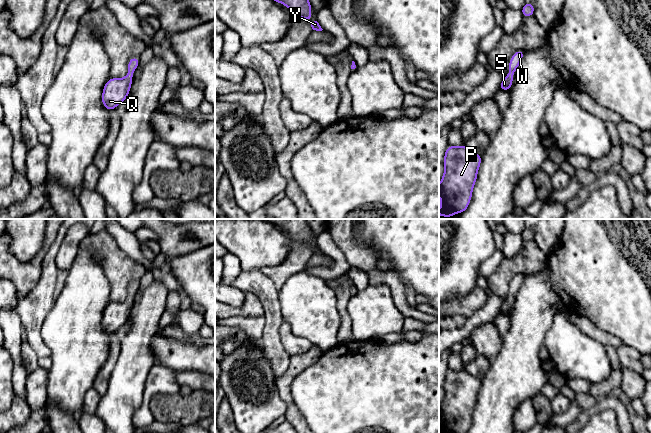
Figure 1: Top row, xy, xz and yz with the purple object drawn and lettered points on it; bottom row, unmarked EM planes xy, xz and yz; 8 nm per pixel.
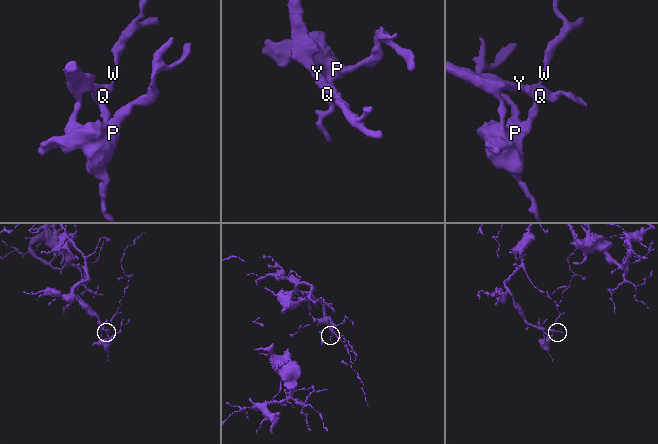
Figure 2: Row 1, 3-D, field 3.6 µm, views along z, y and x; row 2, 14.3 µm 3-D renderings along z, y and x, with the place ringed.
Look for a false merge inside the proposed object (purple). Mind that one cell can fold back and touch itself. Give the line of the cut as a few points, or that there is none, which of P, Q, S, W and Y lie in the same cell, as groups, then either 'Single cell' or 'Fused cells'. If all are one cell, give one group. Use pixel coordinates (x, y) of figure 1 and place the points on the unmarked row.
No split. Groups: P Q S W Y. Single cell

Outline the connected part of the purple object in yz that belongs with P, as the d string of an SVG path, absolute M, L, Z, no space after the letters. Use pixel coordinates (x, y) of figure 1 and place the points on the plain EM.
M465 367L461 371L448 369L444 378L444 398L439 408L441 433L467 433L469 431L481 384L482 380L469 374Z

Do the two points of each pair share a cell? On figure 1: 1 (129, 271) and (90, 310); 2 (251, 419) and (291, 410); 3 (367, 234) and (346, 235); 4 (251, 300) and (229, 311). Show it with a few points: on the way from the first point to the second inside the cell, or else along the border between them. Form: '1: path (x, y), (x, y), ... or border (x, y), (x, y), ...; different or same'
1: border (102, 269), (109, 283), (109, 299), (111, 301); different
2: border (277, 389), (279, 397), (286, 406), (284, 415); different
3: border (353, 229), (356, 240), (374, 250); different
4: path (246, 305), (241, 310), (234, 311); same

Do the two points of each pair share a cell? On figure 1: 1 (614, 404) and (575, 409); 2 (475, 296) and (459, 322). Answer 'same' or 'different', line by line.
1: different
2: different

